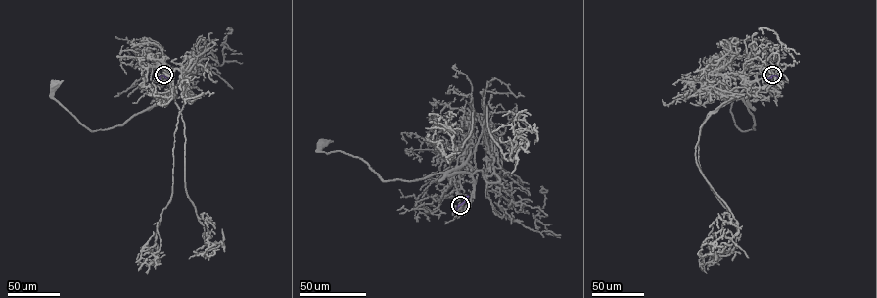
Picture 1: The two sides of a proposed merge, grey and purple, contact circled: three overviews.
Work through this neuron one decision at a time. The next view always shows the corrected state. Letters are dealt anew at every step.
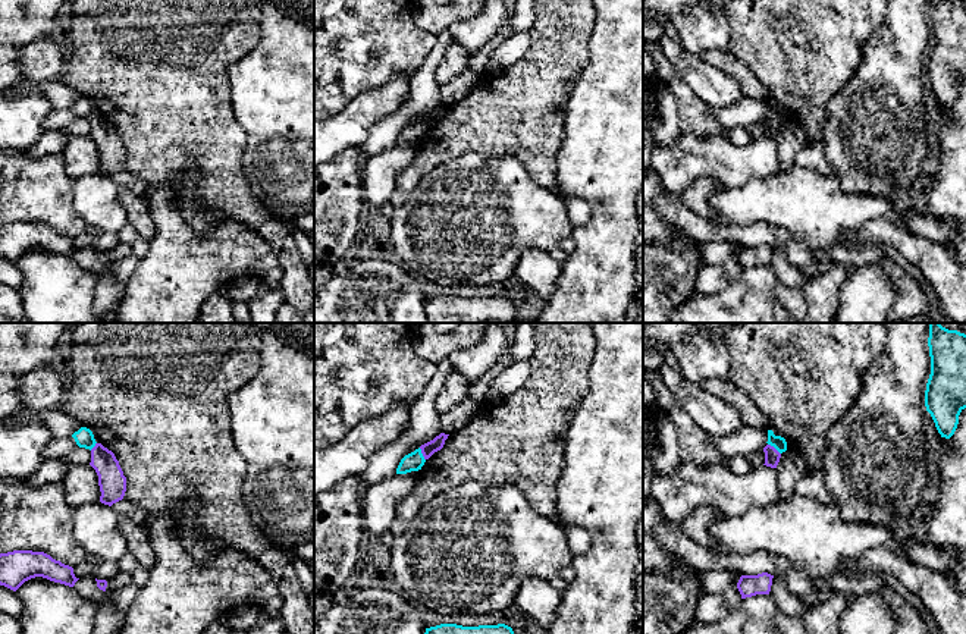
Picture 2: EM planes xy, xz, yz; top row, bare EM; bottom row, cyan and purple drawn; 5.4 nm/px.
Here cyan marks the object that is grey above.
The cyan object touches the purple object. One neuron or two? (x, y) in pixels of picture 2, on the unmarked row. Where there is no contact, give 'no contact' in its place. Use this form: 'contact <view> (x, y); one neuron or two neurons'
contact yz (774, 118); one neuron

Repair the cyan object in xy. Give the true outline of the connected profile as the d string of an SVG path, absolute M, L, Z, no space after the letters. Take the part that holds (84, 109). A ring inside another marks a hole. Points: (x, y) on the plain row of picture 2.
M81 98L72 106L79 119L91 122L90 136L98 147L100 157L100 173L112 178L113 175L123 170L126 163L126 148L116 131L115 125L97 114L90 100Z

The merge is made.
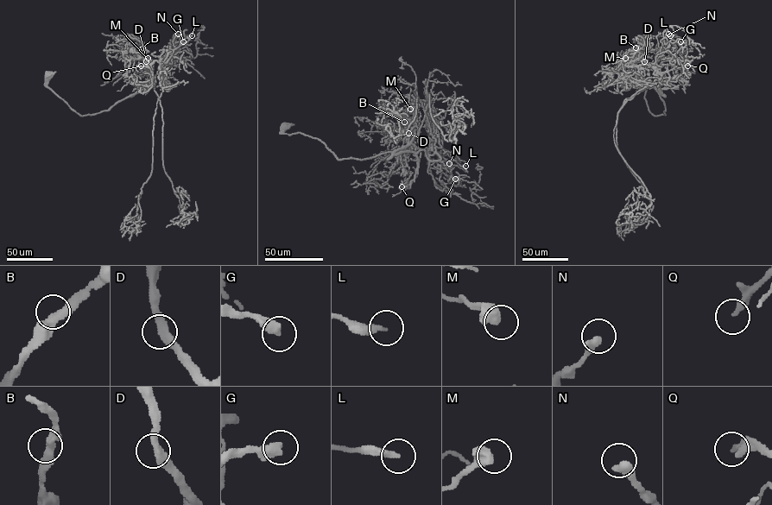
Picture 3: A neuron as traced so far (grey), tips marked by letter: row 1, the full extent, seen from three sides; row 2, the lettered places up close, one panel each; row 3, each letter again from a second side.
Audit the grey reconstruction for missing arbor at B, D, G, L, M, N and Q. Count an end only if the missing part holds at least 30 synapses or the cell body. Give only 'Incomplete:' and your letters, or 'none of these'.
Incomplete: G, Q

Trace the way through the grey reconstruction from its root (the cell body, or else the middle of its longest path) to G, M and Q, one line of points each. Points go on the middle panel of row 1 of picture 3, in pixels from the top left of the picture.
G: (285, 128), (318, 138), (338, 159), (424, 149), (439, 160), (435, 153), (427, 155), (430, 167), (455, 179)
M: (285, 128), (289, 135), (318, 138), (338, 159), (367, 159), (410, 142), (414, 123), (405, 112), (410, 109)
Q: (285, 128), (283, 133), (318, 138), (338, 159), (413, 152), (419, 162), (416, 173), (401, 186)

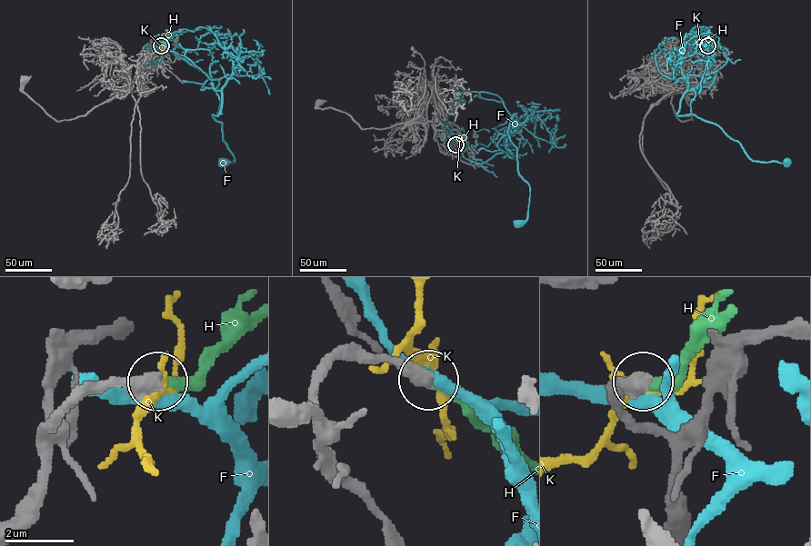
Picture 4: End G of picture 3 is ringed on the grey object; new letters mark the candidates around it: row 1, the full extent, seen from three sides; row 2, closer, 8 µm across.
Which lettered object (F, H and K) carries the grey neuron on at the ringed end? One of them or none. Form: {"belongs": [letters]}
{"belongs": ["H"]}

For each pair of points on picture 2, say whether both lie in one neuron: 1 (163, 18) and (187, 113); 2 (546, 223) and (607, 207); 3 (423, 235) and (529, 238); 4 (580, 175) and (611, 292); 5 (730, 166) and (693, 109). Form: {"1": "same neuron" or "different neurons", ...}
{"1": "same neuron", "2": "different neurons", "3": "same neuron", "4": "same neuron", "5": "different neurons"}

